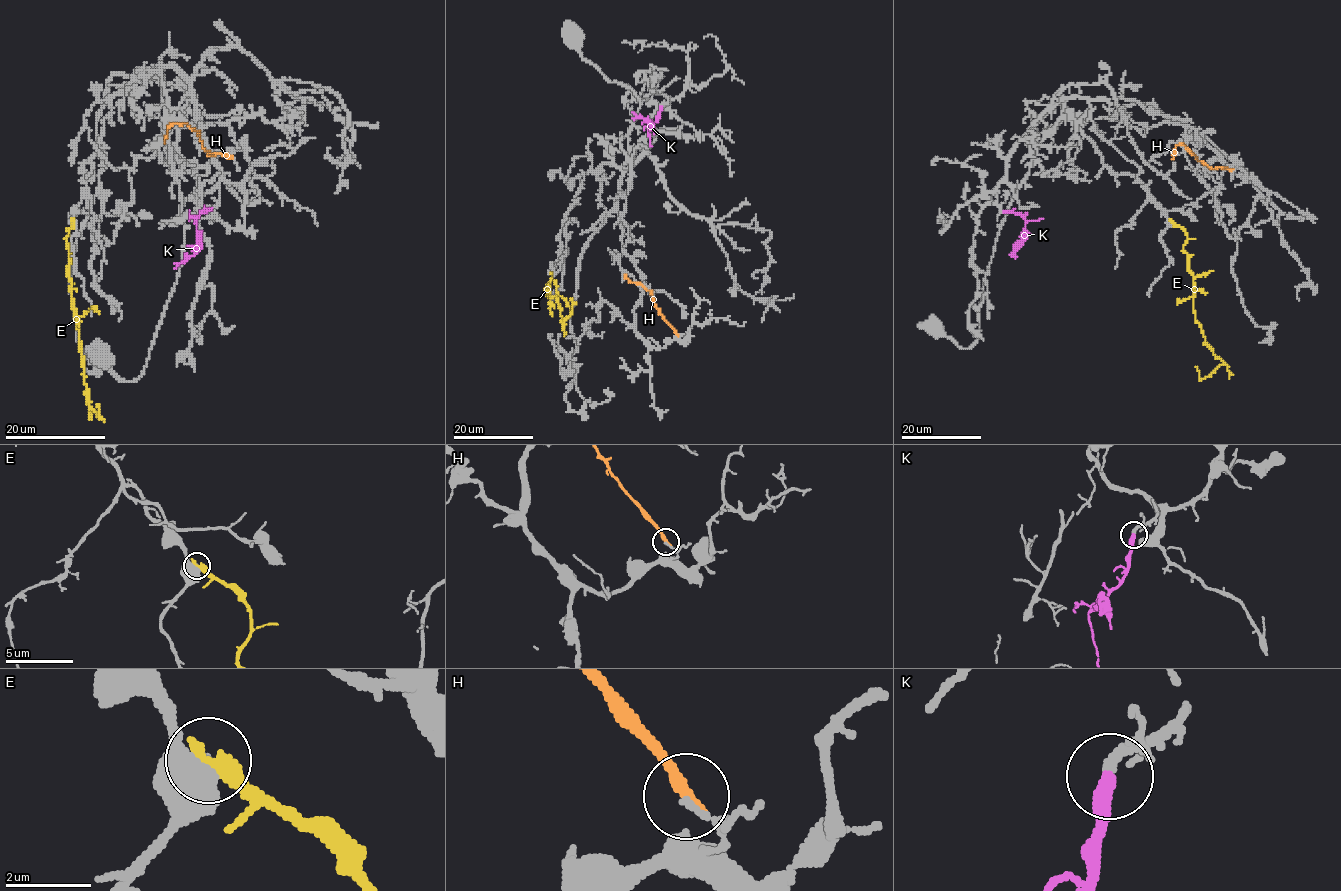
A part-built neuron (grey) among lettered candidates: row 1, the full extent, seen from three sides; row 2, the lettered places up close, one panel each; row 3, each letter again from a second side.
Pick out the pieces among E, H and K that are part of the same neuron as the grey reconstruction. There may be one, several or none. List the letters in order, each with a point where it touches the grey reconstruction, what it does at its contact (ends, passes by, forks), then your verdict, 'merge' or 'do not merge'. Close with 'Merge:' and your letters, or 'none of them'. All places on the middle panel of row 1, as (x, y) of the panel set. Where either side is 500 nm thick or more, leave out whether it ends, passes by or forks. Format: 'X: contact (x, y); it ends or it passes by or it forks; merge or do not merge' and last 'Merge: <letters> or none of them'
E: contact (551, 274); do not merge
H: contact (676, 333); it ends; do not merge
K: contact (661, 106); it ends; merge
Merge: K

